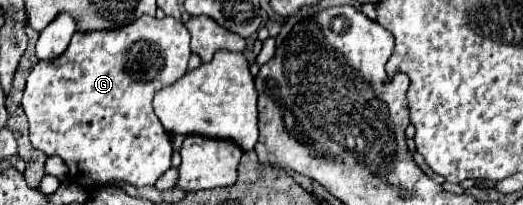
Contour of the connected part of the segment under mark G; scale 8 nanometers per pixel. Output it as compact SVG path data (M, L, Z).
M139 17L131 25L113 31L77 31L61 57L39 61L27 77L23 109L29 119L31 145L45 155L59 155L67 167L71 181L83 187L95 187L107 181L125 181L135 187L155 185L155 181L171 167L171 137L153 113L153 95L177 81L187 71L191 57L189 31L181 19L173 17Z

